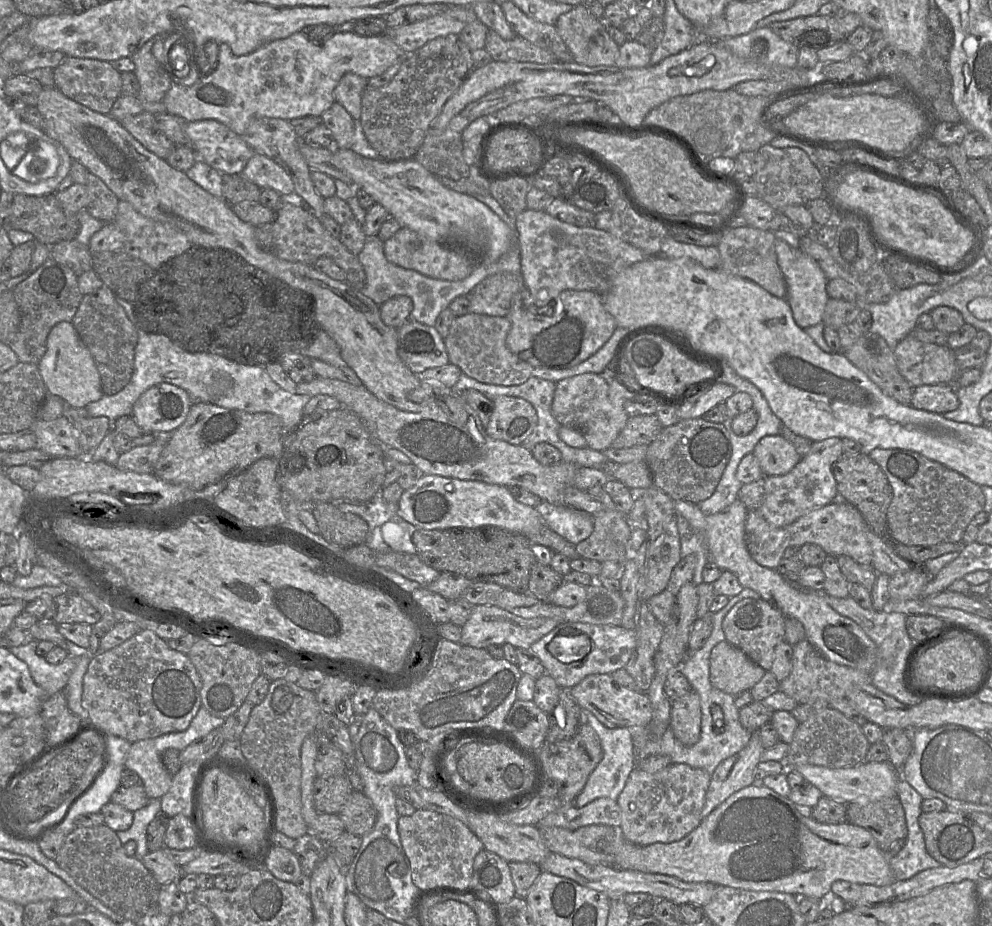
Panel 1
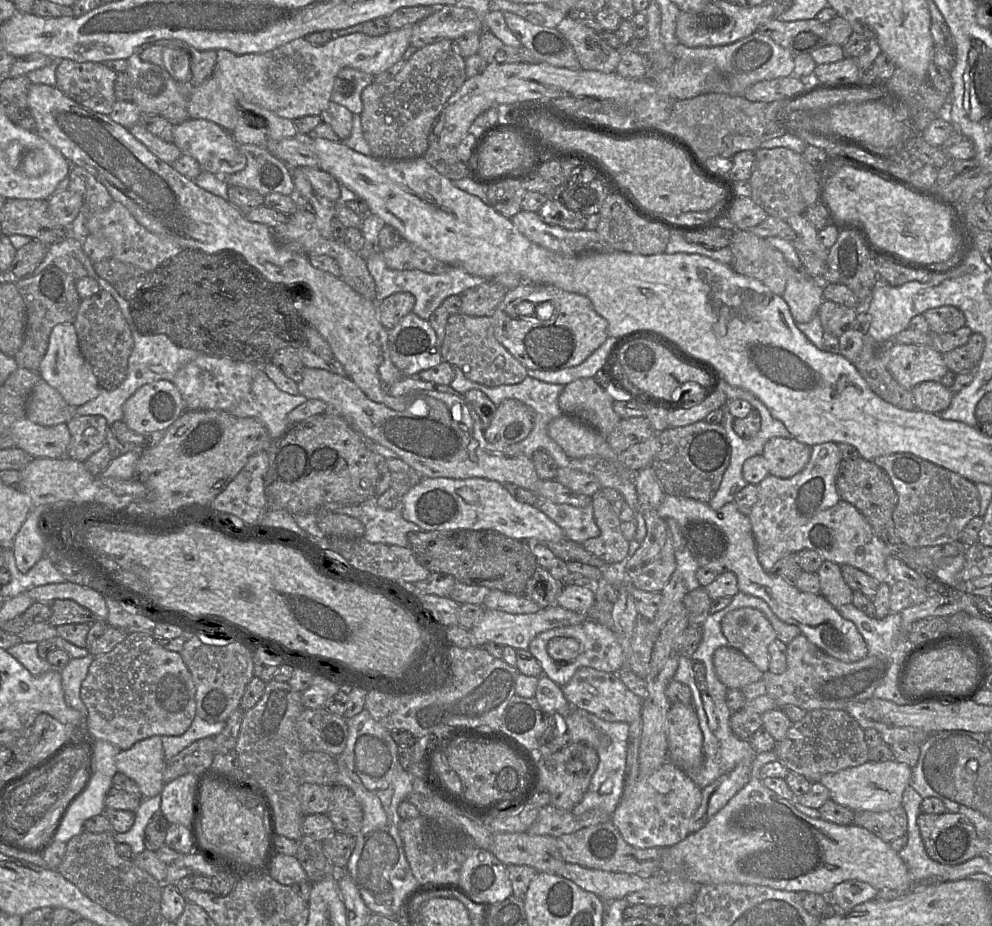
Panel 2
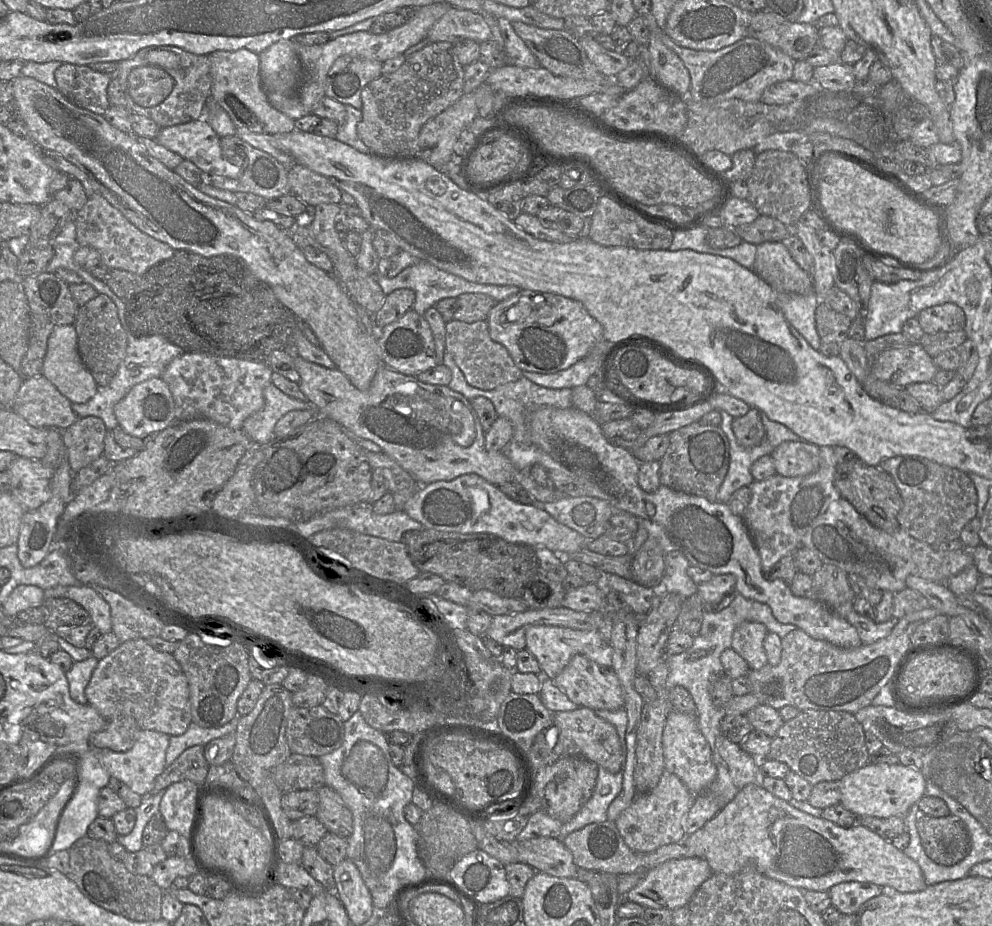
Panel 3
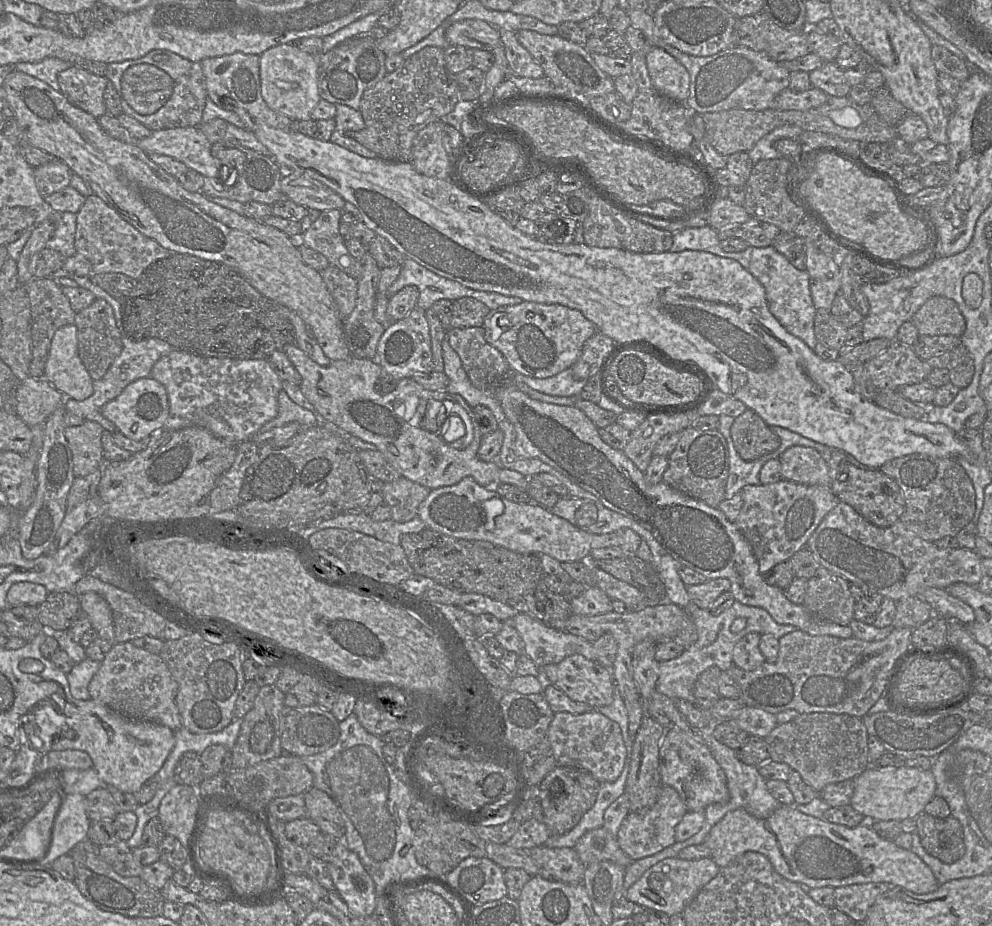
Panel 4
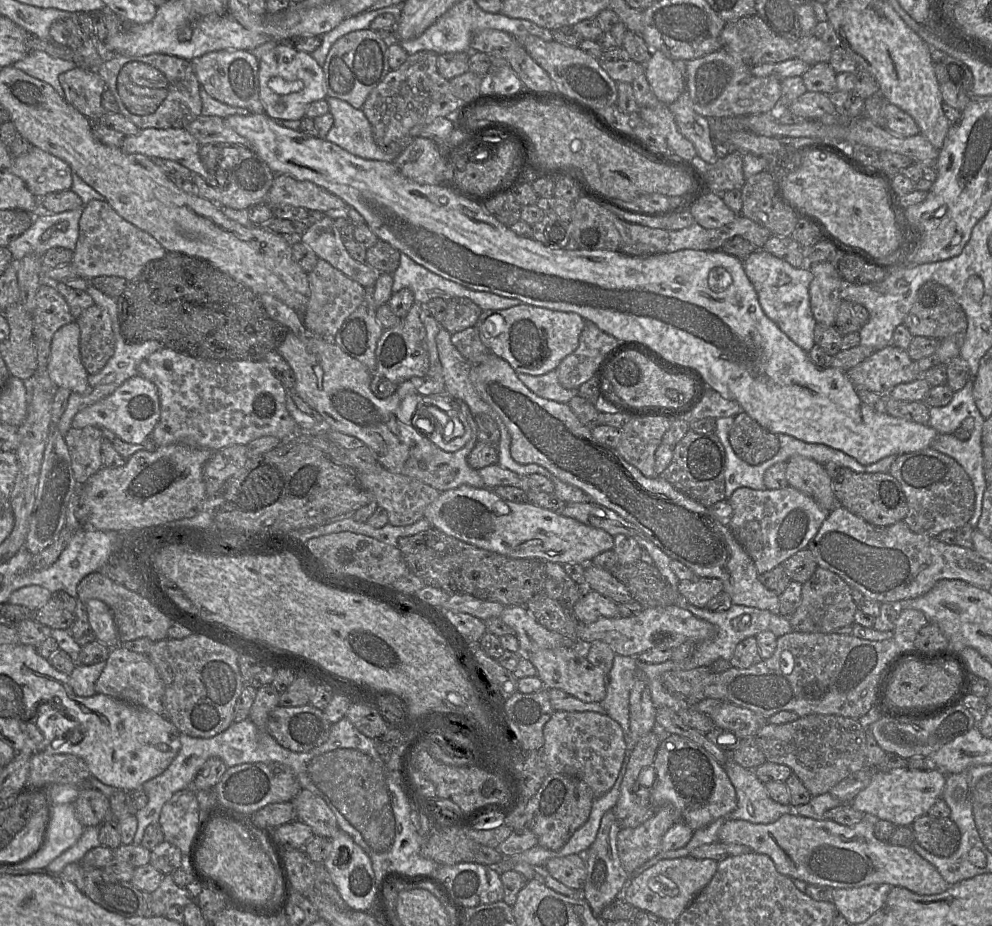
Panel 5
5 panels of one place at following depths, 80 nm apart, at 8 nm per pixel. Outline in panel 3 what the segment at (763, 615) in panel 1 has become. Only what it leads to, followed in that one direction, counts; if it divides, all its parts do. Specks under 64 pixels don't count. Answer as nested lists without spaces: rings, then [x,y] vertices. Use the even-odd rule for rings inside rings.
[[[744,622],[733,632],[731,648],[741,656],[748,664],[751,671],[757,671],[768,664],[763,642],[769,632],[767,628],[758,622]]]

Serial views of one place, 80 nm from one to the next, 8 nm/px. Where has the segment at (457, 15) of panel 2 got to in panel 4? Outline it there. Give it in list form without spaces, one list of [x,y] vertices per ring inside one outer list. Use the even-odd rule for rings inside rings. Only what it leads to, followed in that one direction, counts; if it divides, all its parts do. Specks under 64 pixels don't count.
[[[466,19],[453,23],[446,30],[449,45],[493,51],[501,42],[499,28],[479,19]]]

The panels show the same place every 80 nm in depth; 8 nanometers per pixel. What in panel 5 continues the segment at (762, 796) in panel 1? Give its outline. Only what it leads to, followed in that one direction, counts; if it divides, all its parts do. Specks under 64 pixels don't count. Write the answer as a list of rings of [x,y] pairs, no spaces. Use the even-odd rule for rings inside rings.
[[[783,814],[778,820],[769,824],[728,820],[720,828],[718,841],[745,845],[752,850],[751,852],[767,855],[782,875],[817,886],[839,889],[857,888],[869,884],[889,884],[892,887],[906,888],[919,895],[940,894],[950,887],[937,869],[911,847],[895,846],[889,841],[877,839],[873,828],[878,820],[871,814],[864,814],[862,821],[852,826],[838,824],[832,820],[815,820],[798,814]]]

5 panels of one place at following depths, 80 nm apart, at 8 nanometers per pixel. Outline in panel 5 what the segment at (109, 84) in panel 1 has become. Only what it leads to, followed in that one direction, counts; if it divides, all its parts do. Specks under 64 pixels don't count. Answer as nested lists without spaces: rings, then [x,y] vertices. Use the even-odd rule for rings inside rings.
[[[76,67],[61,73],[59,82],[66,101],[92,122],[105,114],[101,101],[106,84],[97,72]]]

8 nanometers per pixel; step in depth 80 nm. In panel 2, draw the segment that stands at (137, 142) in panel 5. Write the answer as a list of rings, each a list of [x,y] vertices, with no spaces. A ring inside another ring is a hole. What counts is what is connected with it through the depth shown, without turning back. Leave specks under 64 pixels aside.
[[[188,119],[174,126],[173,143],[182,154],[193,157],[202,171],[217,176],[227,176],[243,170],[246,166],[246,157],[239,151],[232,134],[216,123],[205,119]]]

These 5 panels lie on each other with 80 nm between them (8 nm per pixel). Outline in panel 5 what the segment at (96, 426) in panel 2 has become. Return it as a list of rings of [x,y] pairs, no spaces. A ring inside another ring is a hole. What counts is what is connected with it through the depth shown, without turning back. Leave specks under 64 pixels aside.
[[[95,426],[71,427],[65,435],[74,478],[83,485],[88,478],[103,467],[101,443],[102,430]]]

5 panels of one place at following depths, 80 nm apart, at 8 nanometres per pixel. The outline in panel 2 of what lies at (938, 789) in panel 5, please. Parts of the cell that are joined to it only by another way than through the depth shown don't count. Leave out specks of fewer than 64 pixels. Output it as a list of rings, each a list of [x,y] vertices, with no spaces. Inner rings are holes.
[[[895,760],[865,762],[862,765],[829,773],[819,783],[830,792],[830,799],[852,811],[883,812],[902,806],[903,792],[910,785],[912,768]]]

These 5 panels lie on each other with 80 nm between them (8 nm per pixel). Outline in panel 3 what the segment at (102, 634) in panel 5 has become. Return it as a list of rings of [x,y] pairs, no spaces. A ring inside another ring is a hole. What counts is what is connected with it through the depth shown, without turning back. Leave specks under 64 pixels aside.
[[[77,584],[72,586],[57,585],[44,590],[45,599],[50,598],[69,598],[82,606],[90,615],[92,625],[97,627],[101,634],[112,631],[110,607],[108,603],[92,587]]]

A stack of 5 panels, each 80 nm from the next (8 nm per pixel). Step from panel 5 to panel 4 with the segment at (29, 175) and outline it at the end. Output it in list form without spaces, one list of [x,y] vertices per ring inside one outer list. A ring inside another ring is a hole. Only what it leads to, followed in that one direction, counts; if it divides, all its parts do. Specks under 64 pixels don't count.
[[[59,159],[34,167],[34,179],[39,193],[47,197],[69,186],[72,171]]]

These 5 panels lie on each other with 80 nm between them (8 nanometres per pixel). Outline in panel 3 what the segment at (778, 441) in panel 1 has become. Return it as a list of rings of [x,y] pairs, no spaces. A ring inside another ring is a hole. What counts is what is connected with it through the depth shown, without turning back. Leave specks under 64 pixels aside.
[[[785,441],[771,454],[776,474],[795,478],[815,473],[820,466],[820,447],[800,441]]]

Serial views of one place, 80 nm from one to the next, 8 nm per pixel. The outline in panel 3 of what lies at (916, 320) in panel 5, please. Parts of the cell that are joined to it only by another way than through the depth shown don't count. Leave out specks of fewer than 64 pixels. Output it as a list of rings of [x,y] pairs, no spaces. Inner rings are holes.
[[[944,303],[922,310],[917,319],[924,333],[954,332],[964,330],[966,316],[954,303]]]

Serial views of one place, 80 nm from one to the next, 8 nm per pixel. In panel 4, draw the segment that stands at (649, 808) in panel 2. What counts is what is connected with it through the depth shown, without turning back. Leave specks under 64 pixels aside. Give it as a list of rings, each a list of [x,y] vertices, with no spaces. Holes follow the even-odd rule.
[[[662,786],[657,802],[650,809],[640,813],[629,812],[618,830],[618,844],[632,861],[655,855],[676,843],[675,828],[687,812],[677,791]]]

